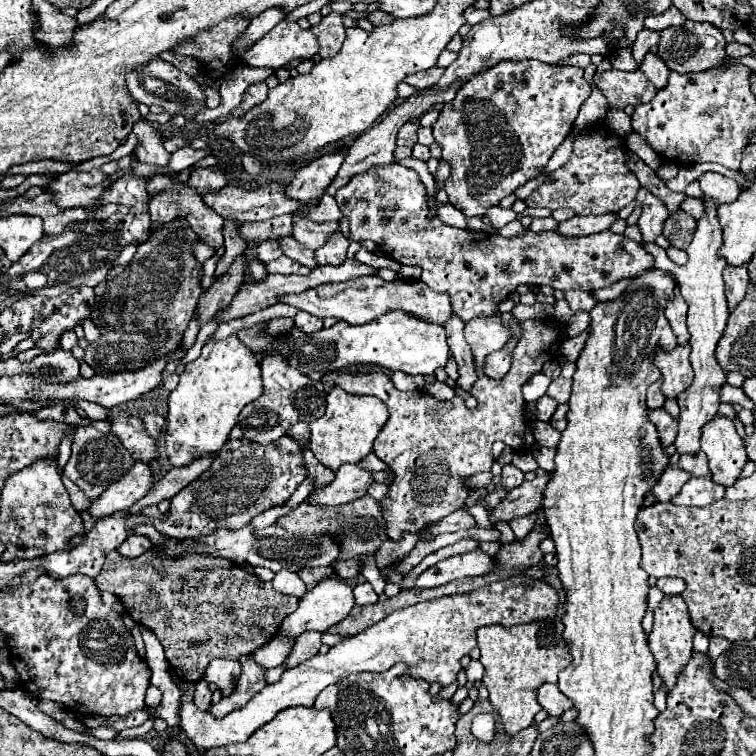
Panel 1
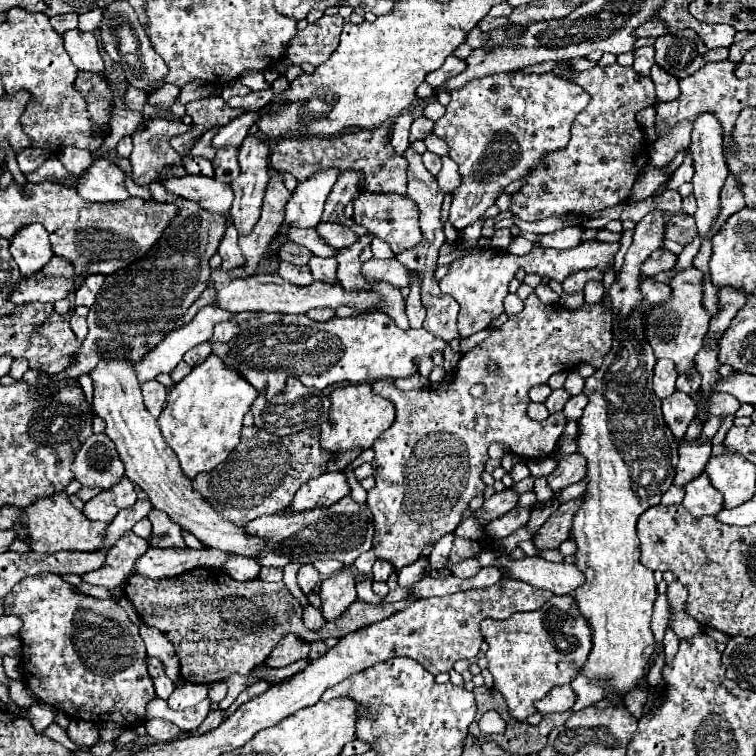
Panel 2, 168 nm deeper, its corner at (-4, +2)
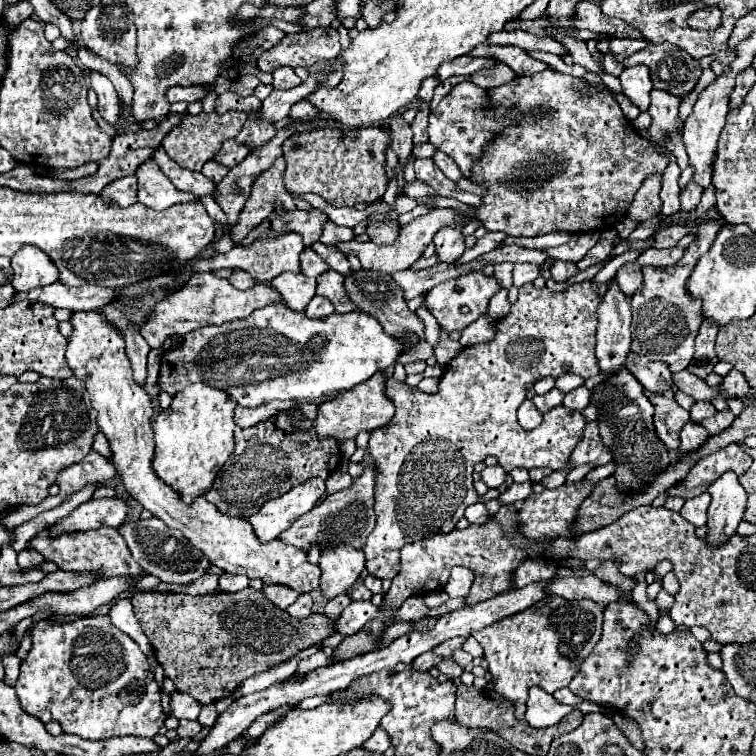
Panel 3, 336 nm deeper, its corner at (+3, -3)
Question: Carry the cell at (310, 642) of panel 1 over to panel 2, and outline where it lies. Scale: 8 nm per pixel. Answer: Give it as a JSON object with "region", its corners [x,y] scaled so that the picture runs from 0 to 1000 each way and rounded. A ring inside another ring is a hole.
{"region":[[[409,800],[401,808],[401,824],[403,824],[406,832],[425,832],[430,827],[430,819],[425,816],[425,808],[422,806],[417,806],[417,803]]]}

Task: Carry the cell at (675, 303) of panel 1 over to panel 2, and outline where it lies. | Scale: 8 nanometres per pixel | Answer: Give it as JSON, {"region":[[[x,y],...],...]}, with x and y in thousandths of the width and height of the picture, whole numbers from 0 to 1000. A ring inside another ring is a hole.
{"region":[[[853,369],[848,374],[848,388],[851,388],[851,396],[861,403],[872,403],[888,396],[888,380],[880,374],[869,374],[864,369]]]}

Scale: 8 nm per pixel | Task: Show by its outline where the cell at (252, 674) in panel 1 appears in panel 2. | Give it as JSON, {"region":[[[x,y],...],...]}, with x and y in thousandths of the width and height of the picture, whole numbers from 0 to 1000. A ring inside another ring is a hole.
{"region":[[[292,938],[276,940],[276,946],[274,946],[274,948],[271,948],[271,954],[266,956],[266,962],[263,962],[263,964],[258,964],[255,970],[269,970],[269,967],[276,967],[276,964],[287,962],[287,959],[295,954],[295,948],[298,948],[298,940],[292,940]]]}

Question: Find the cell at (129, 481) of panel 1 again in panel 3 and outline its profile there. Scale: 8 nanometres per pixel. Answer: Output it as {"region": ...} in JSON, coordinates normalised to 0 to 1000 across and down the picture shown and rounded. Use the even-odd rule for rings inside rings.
{"region":[[[122,659],[95,675],[87,685],[77,688],[74,693],[63,696],[63,709],[74,712],[87,704],[106,704],[106,701],[127,701],[135,696],[156,698],[167,685],[169,669],[156,659]]]}

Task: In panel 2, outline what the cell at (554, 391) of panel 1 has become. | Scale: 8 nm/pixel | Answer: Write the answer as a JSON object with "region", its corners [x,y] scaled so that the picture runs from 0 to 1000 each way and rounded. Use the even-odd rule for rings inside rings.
{"region":[[[755,491],[753,496],[750,496],[750,501],[747,501],[747,517],[753,520],[753,522],[763,522],[763,520],[769,520],[771,517],[771,499],[766,499],[761,491]]]}

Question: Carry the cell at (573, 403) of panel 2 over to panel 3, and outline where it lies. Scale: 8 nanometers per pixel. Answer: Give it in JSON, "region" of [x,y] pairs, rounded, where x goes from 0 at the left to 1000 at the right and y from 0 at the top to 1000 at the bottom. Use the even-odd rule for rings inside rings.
{"region":[[[765,511],[762,516],[754,516],[746,526],[746,537],[754,542],[772,542],[780,534],[780,516],[775,511]]]}

